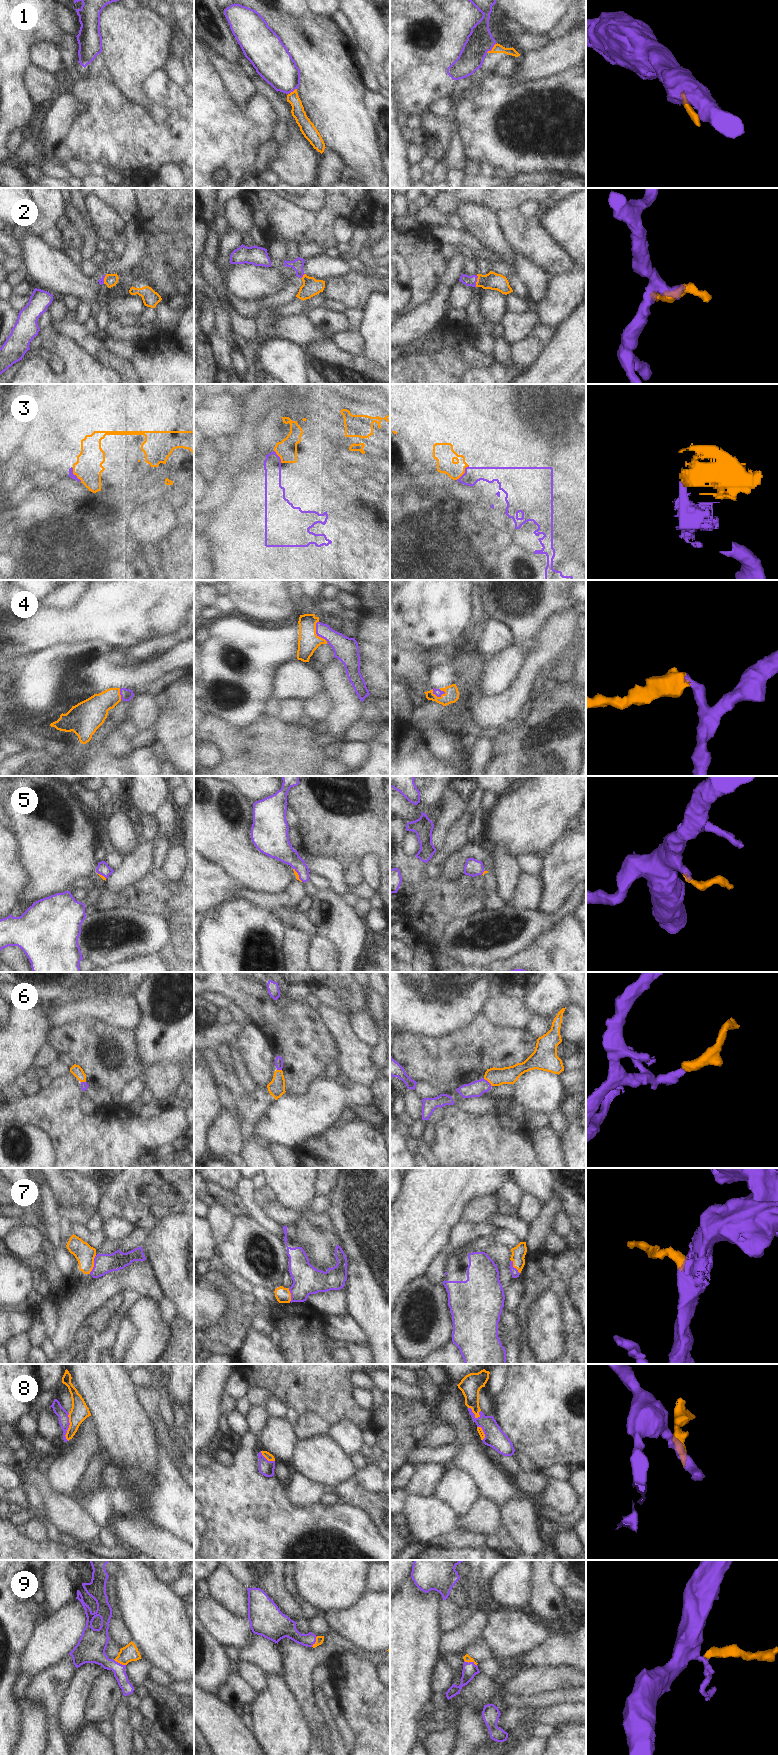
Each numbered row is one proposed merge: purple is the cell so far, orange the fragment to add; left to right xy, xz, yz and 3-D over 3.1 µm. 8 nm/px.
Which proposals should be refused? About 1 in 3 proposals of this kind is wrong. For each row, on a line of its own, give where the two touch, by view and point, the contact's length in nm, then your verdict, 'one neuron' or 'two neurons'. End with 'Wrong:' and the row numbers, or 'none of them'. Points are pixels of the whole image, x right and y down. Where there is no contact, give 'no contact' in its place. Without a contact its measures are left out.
1: meets purple in yz at (491, 49); contact 110 nm long; two neurons
2: meets purple in yz at (476, 281); contact 100 nm long; one neuron
3: meets purple in xy at (73, 474); contact 150 nm long; two neurons
4: meets purple in xz at (316, 633); contact 190 nm long; one neuron
5: meets purple in xz at (298, 874); contact 130 nm long; one neuron
6: meets purple in yz at (488, 1082); contact 100 nm long; one neuron
7: meets purple in xy at (94, 1264); contact 160 nm long; one neuron
8: meets purple in xy at (68, 1427); contact 220 nm long; two neurons
9: meets purple in yz at (470, 1662); contact 110 nm long; one neuron
Wrong: 1, 3, 8

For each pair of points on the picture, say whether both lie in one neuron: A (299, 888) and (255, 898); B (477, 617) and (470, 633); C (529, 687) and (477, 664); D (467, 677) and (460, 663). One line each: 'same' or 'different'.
A: same
B: same
C: different
D: same

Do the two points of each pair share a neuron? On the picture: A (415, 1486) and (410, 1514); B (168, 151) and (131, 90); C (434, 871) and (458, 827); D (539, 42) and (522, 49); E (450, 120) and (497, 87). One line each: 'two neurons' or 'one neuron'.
A: two neurons
B: two neurons
C: one neuron
D: one neuron
E: two neurons

